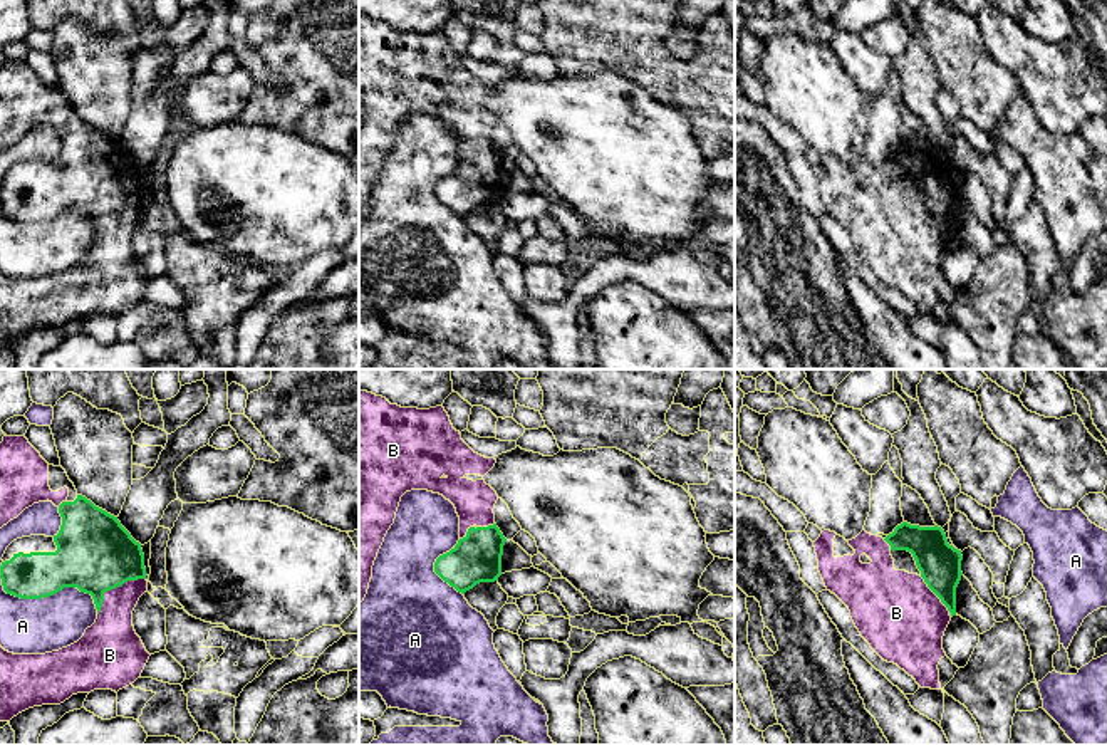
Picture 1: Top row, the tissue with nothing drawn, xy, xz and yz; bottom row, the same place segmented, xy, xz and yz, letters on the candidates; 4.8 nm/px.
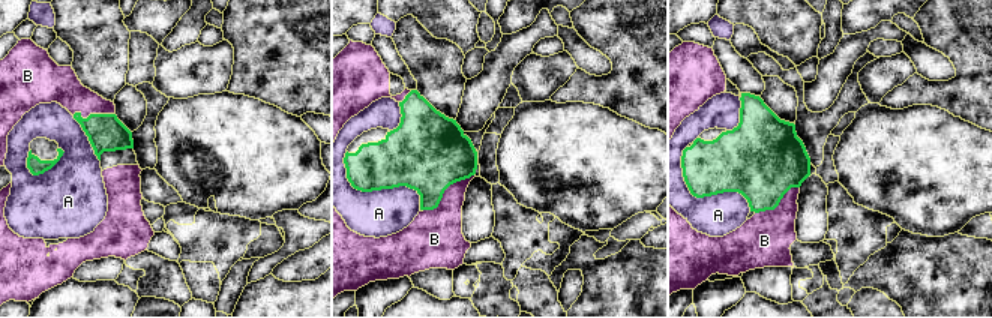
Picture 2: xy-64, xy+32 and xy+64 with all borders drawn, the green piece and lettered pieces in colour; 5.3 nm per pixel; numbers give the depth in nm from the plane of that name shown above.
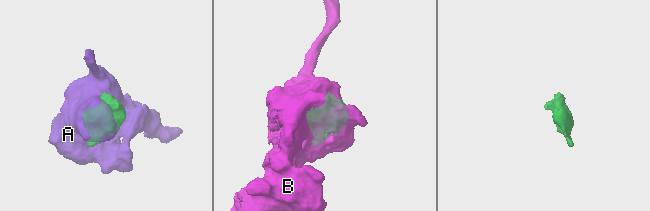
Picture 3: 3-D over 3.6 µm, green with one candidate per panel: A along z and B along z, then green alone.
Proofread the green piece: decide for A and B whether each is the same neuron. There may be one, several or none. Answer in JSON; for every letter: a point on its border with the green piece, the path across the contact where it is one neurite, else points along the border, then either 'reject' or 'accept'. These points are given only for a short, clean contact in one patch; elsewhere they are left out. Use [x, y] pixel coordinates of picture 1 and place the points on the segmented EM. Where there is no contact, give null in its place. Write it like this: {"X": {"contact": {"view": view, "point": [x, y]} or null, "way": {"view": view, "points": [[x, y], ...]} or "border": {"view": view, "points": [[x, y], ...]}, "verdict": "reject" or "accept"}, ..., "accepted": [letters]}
{"A": {"contact": {"view": "xy", "point": [51, 594]}, "verdict": "reject"}, "B": {"contact": {"view": "xy", "point": [114, 588]}, "verdict": "accept"}, "accepted": ["B"]}

